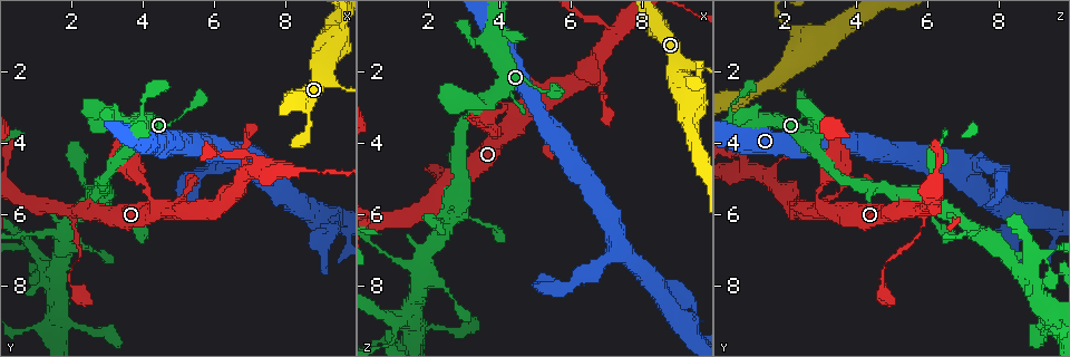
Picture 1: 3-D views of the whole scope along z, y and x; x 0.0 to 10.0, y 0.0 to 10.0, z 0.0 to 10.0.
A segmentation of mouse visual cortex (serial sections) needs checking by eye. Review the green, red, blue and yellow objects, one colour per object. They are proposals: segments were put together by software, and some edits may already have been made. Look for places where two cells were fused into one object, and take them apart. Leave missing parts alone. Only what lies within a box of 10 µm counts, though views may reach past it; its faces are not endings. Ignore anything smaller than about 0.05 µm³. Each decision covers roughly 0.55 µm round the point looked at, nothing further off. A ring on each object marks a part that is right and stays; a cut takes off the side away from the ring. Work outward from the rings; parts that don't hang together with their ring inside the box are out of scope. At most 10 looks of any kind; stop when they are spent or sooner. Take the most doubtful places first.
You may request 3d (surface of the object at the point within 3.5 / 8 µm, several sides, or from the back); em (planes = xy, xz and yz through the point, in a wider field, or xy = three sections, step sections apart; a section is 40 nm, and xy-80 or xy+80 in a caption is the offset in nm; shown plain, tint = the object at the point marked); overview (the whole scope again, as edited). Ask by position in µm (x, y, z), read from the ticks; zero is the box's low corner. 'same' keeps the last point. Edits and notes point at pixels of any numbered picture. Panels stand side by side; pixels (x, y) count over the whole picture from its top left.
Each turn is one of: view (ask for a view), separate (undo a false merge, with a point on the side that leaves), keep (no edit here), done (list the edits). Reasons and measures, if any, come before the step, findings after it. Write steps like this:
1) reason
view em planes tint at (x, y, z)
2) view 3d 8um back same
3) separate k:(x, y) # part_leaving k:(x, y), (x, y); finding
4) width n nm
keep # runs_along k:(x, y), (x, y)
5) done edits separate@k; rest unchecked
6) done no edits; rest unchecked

view 3d 3.5um at (1.05, 7.10, 9.30)

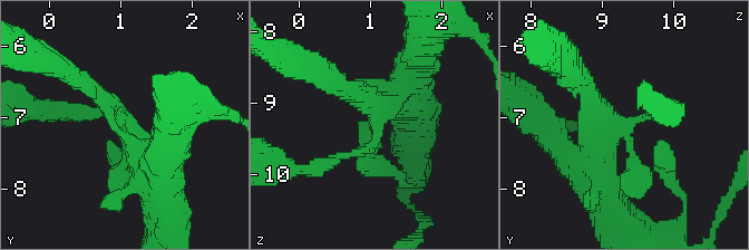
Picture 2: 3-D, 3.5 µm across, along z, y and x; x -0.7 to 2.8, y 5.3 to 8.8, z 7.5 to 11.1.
arms 4; arm_widths 150, 150, 250, 450 nm; need the tissue
view em xy step 3 tint at (1.05, 7.15, 9.25)

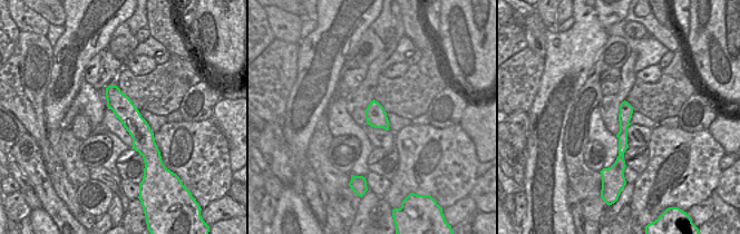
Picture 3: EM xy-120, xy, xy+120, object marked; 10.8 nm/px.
keep # runs_along 2:(414, 76), (376, 118), (369, 162); all the same cell

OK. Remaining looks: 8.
narrows sharply
view 3d 3.5um at (1.85, 8.95, 9.30)

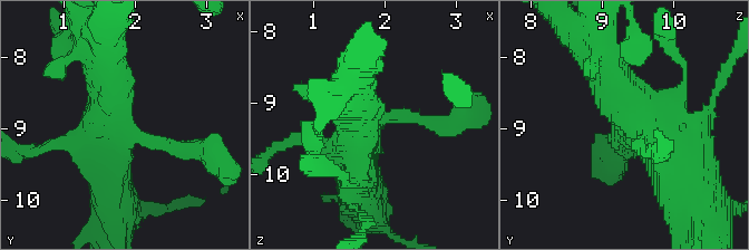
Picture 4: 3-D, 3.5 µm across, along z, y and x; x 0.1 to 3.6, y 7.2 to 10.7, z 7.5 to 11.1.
arms 4; arm_widths 150, 200, 450, 600 nm; shape alone is not enough
view em xy step 1 tint at (1.85, 8.95, 9.25)

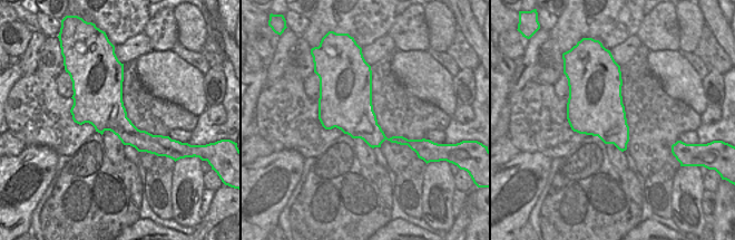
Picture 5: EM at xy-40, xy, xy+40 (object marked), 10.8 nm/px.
keep # continuous, no second cell

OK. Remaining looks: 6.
three arms meet
view 3d 3.5um at (2.00, 5.90, 5.80)

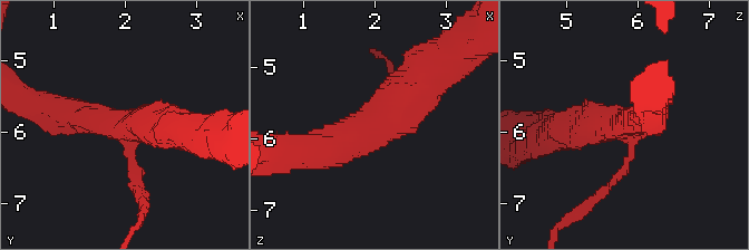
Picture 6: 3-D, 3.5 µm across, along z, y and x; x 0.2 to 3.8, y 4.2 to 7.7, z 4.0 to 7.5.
arms 3; arm_widths 150, 450, 500 nm
view em xy step 2 tint at (2.05, 5.85, 5.80)

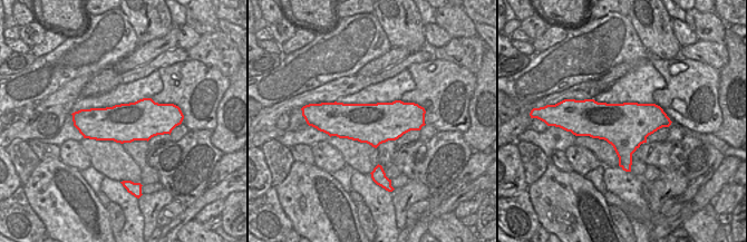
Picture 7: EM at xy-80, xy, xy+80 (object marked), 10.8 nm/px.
cut it another way
view em planes tint same

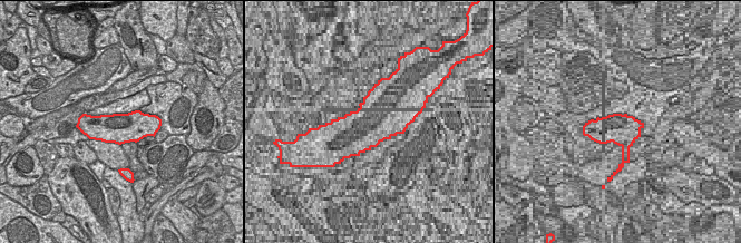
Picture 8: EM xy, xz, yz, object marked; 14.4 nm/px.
keep # runs_along 6:(428, 71), (377, 126), (309, 152); one cell here

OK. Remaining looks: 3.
thin arm on a thick one
view 3d 8um at (4.65, 5.90, 3.20)

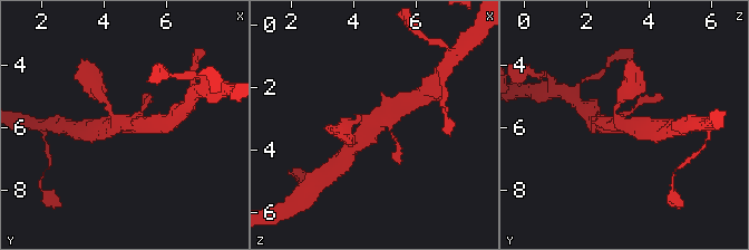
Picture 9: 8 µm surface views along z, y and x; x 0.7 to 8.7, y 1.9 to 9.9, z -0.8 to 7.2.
zoom in
view 3d 3.5um back same

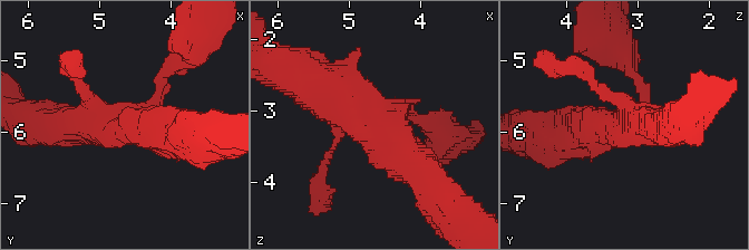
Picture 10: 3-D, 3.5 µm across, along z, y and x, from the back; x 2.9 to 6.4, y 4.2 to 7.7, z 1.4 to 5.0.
arms 4; arm_widths 150, 200, 500, 500 nm
view em planes tint at (4.60, 5.90, 3.15)

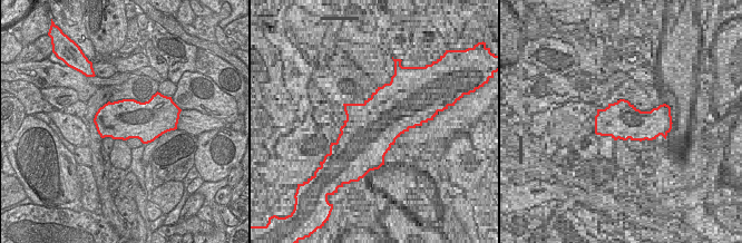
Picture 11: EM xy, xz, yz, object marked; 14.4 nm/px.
keep # one cell here

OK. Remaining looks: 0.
done no edits; rest unchecked

